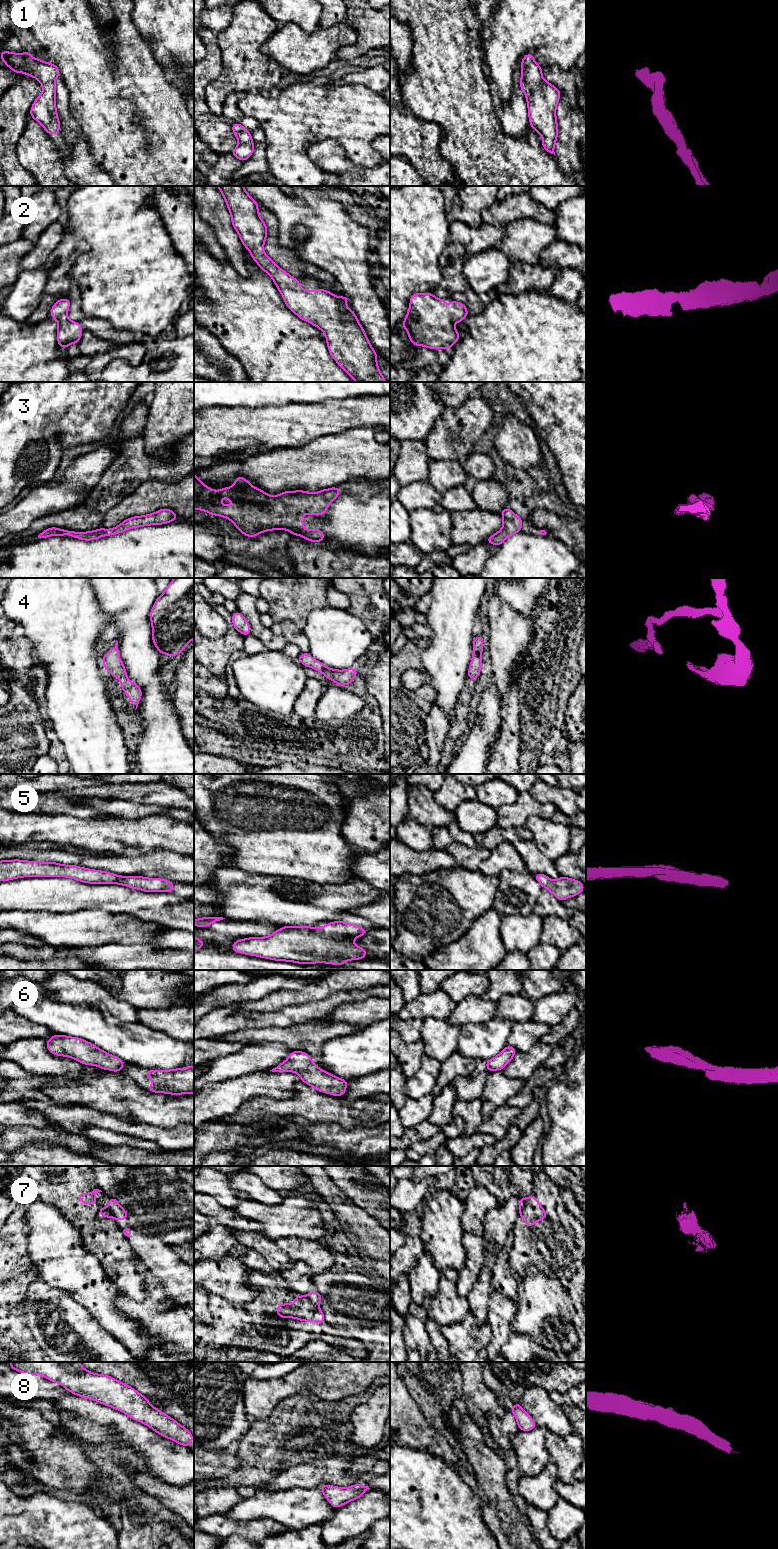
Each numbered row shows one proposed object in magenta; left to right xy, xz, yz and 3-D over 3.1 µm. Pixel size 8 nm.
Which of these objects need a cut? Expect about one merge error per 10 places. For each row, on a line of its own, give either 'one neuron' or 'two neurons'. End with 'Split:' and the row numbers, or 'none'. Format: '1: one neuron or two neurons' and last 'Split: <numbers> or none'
1: one neuron
2: one neuron
3: one neuron
4: one neuron
5: one neuron
6: one neuron
7: two neurons
8: one neuron
Split: 7

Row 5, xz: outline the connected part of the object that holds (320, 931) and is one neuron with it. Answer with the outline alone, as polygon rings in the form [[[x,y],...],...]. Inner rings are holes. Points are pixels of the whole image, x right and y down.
[[[344,921],[329,922],[325,927],[284,926],[268,937],[250,937],[237,940],[232,944],[232,951],[299,964],[343,965],[348,960],[363,959],[368,954],[368,951],[352,943],[354,939],[366,933],[367,930],[359,925],[351,925]]]

